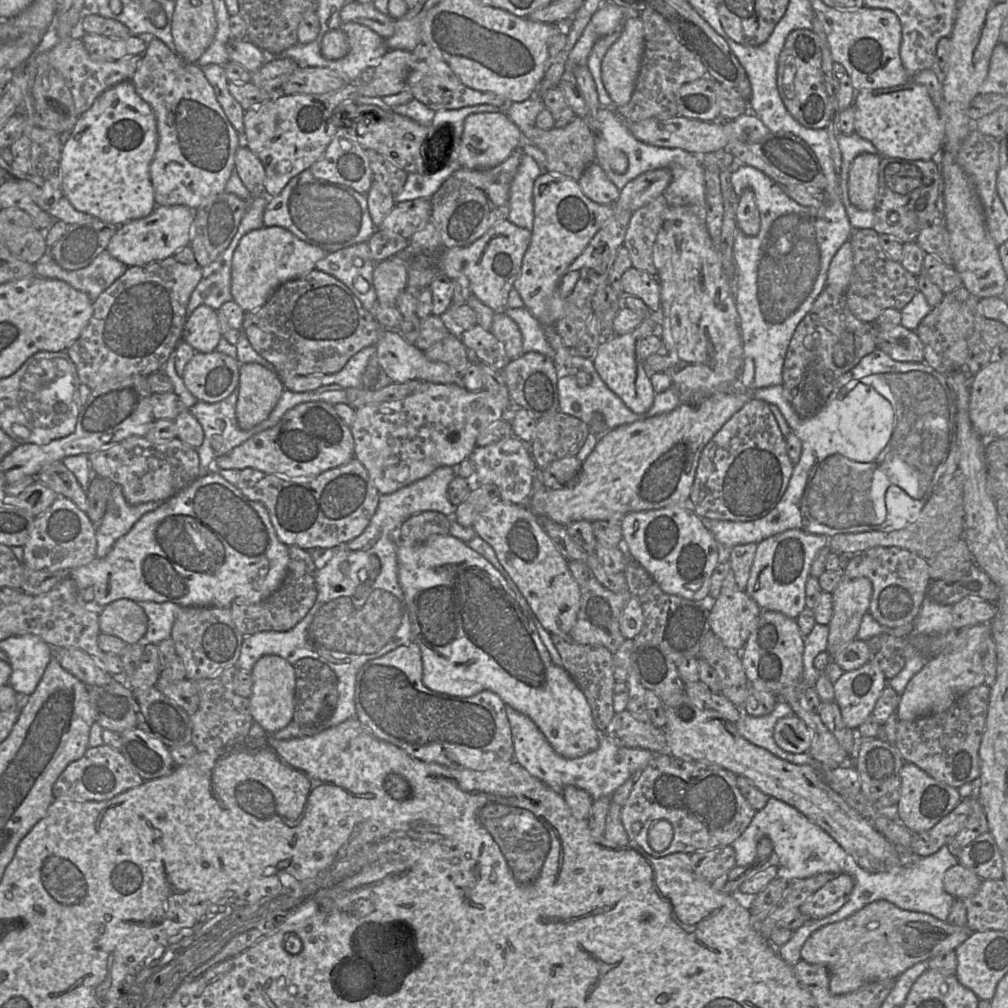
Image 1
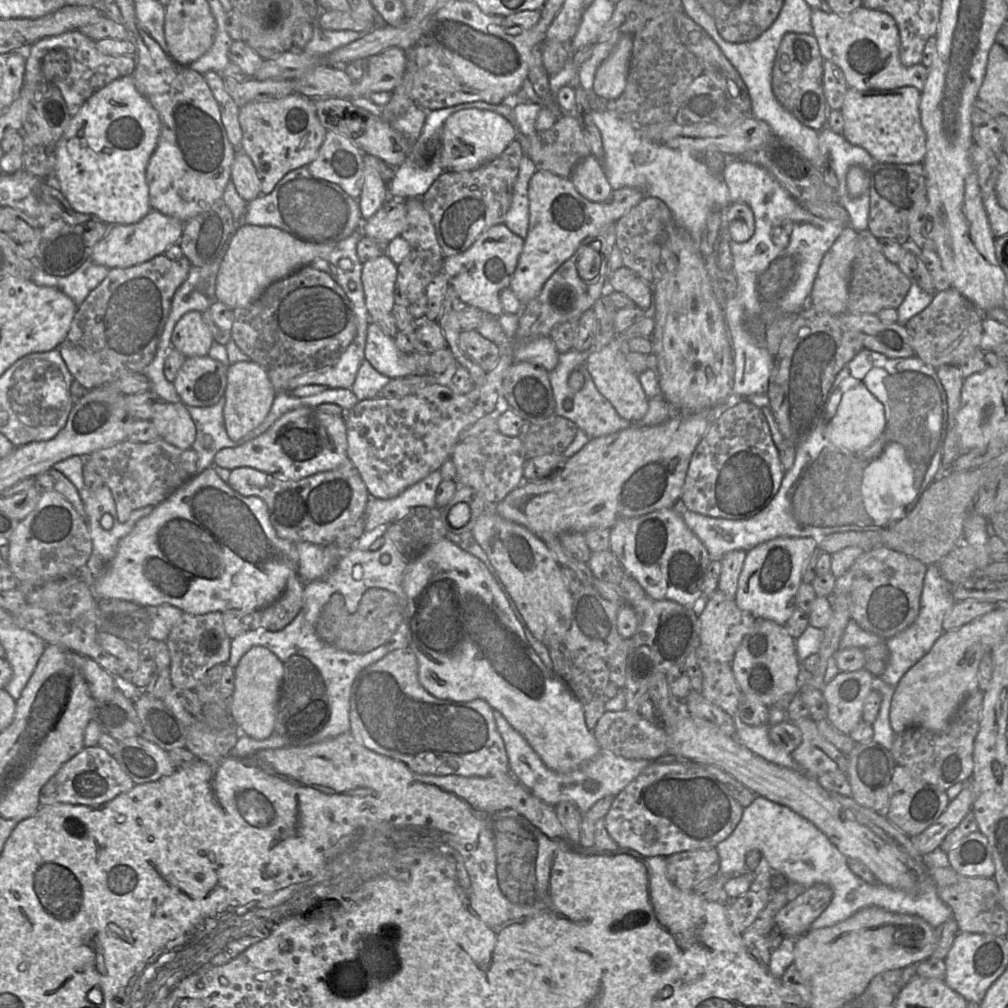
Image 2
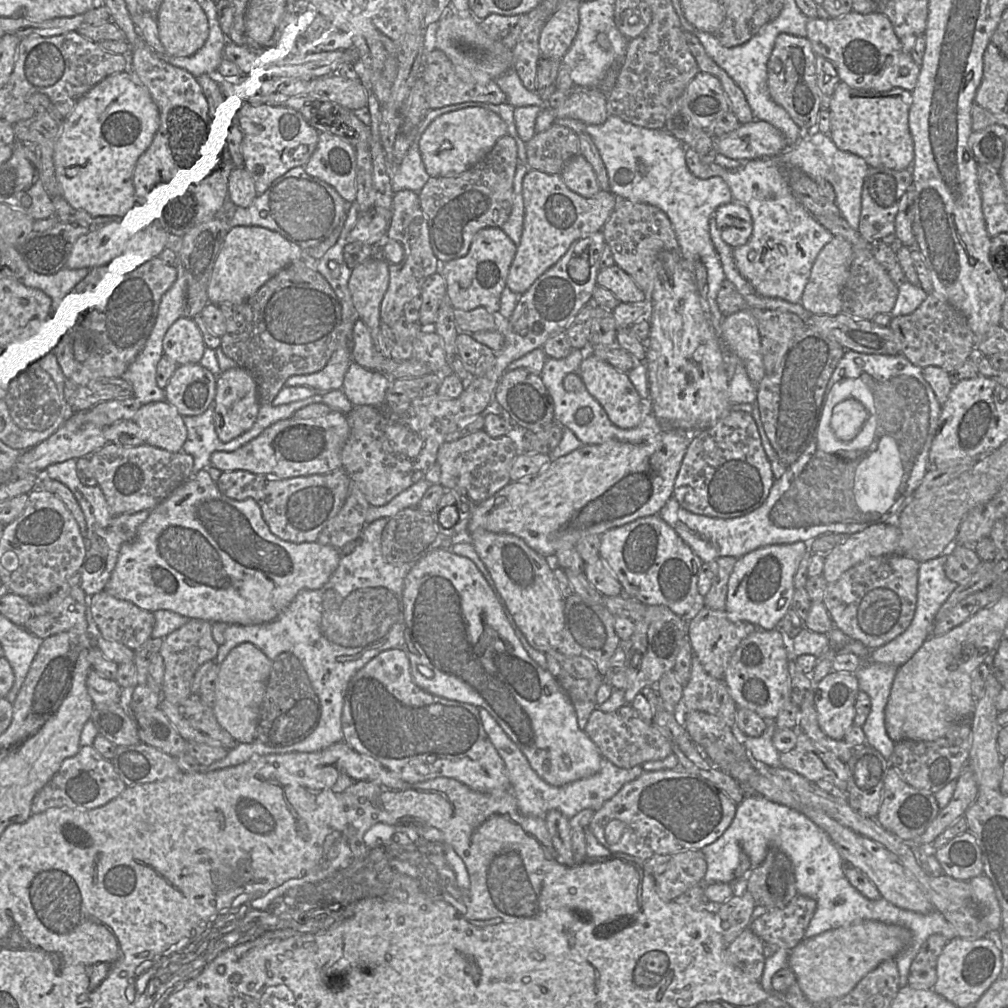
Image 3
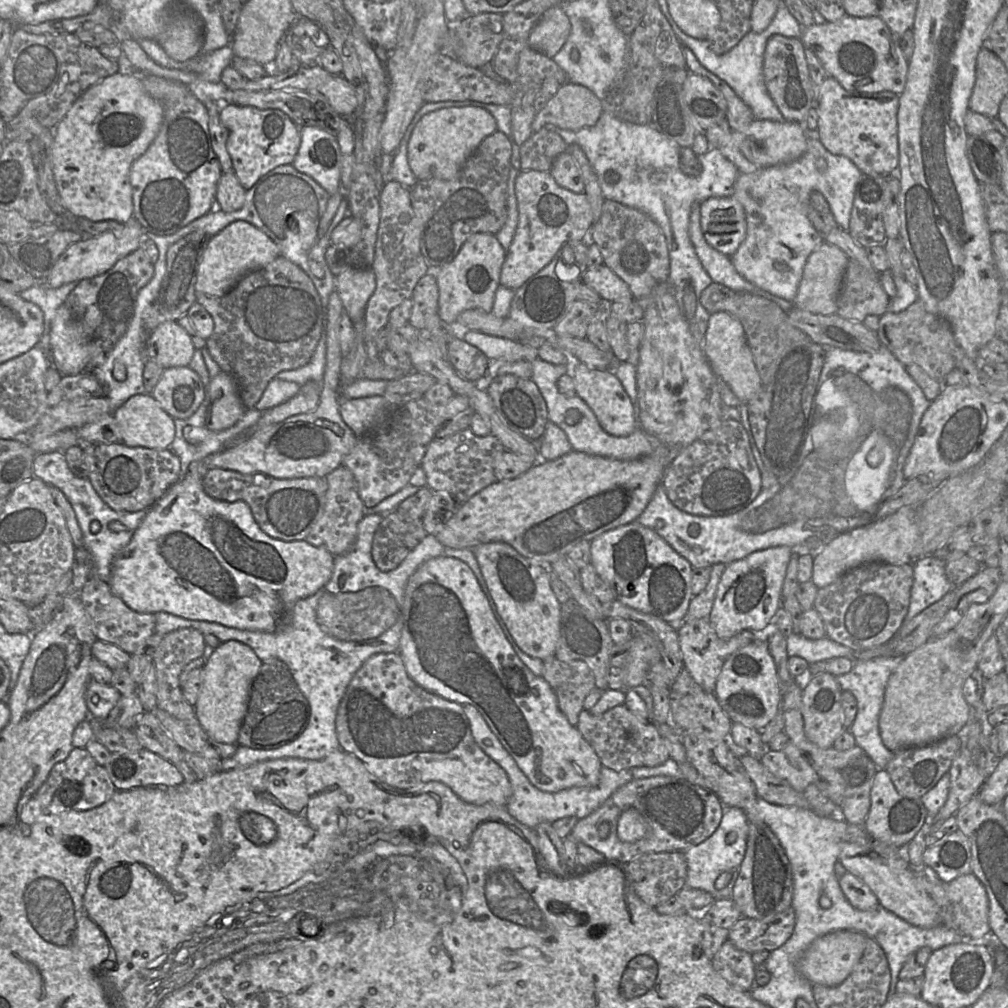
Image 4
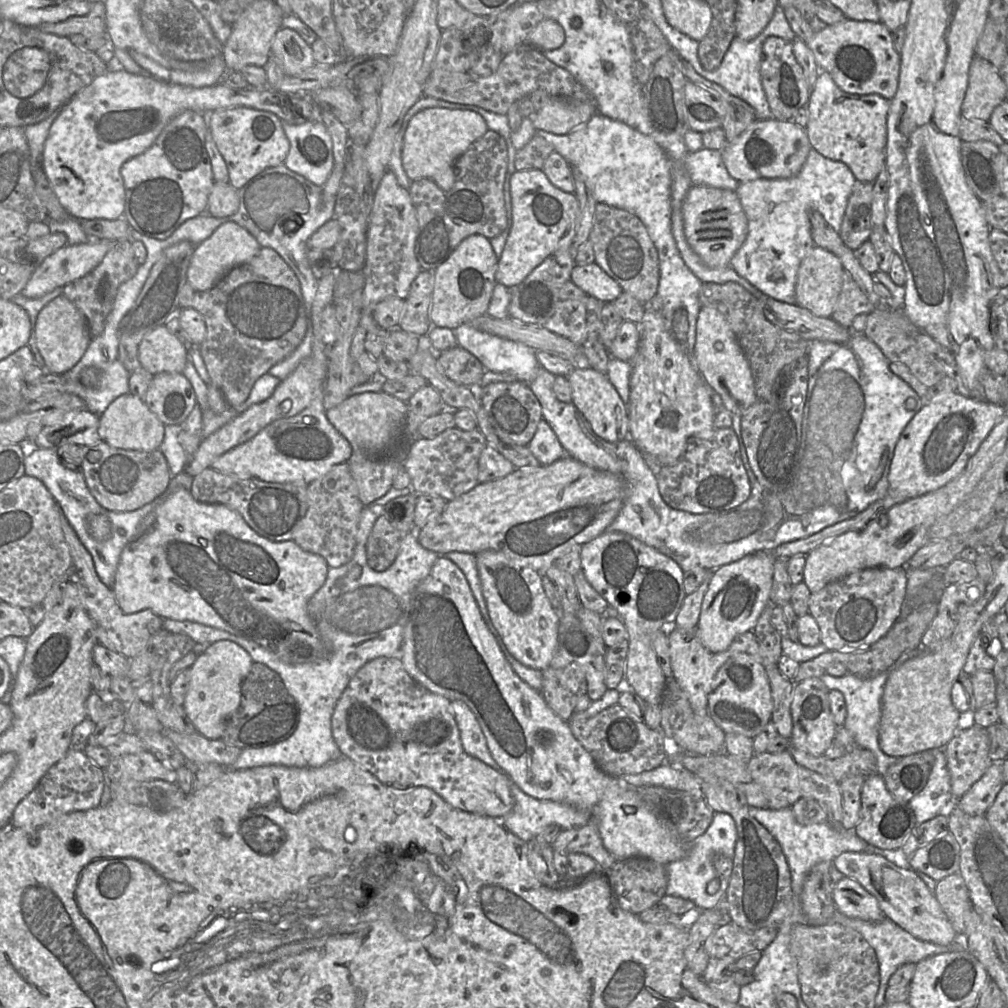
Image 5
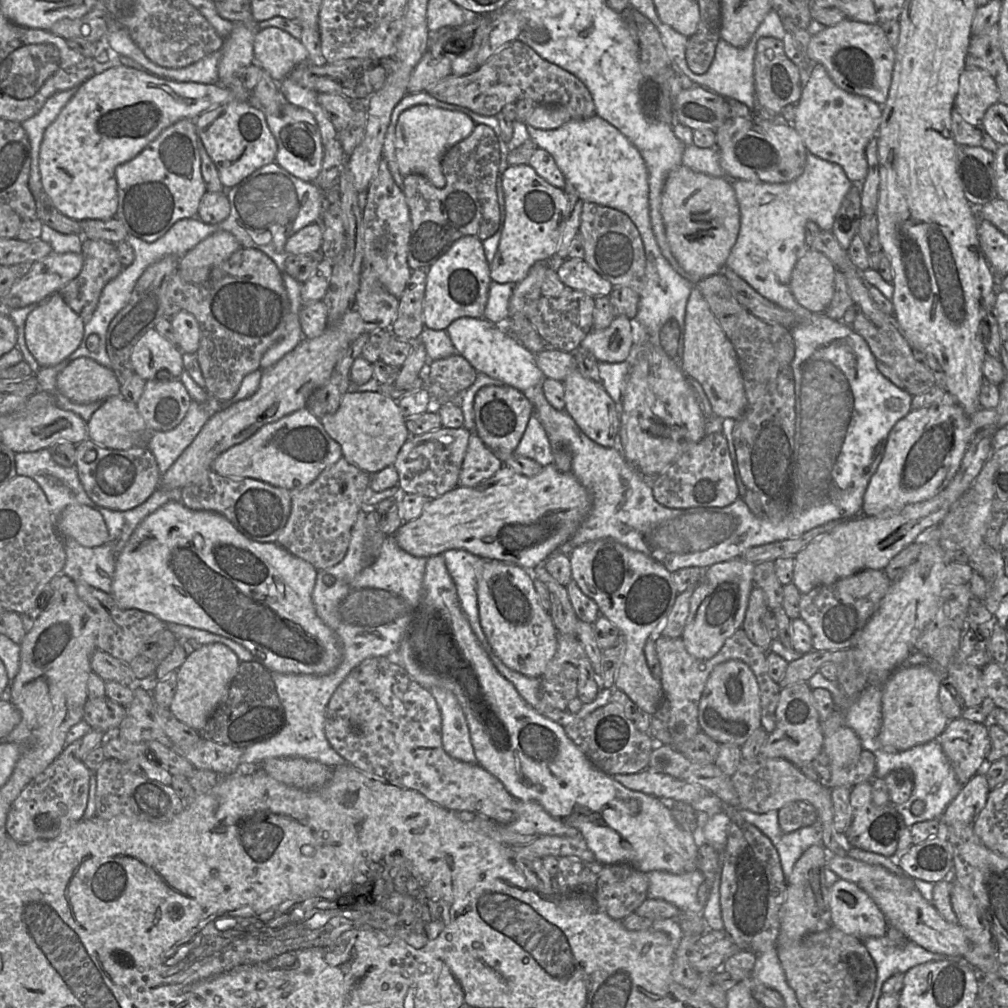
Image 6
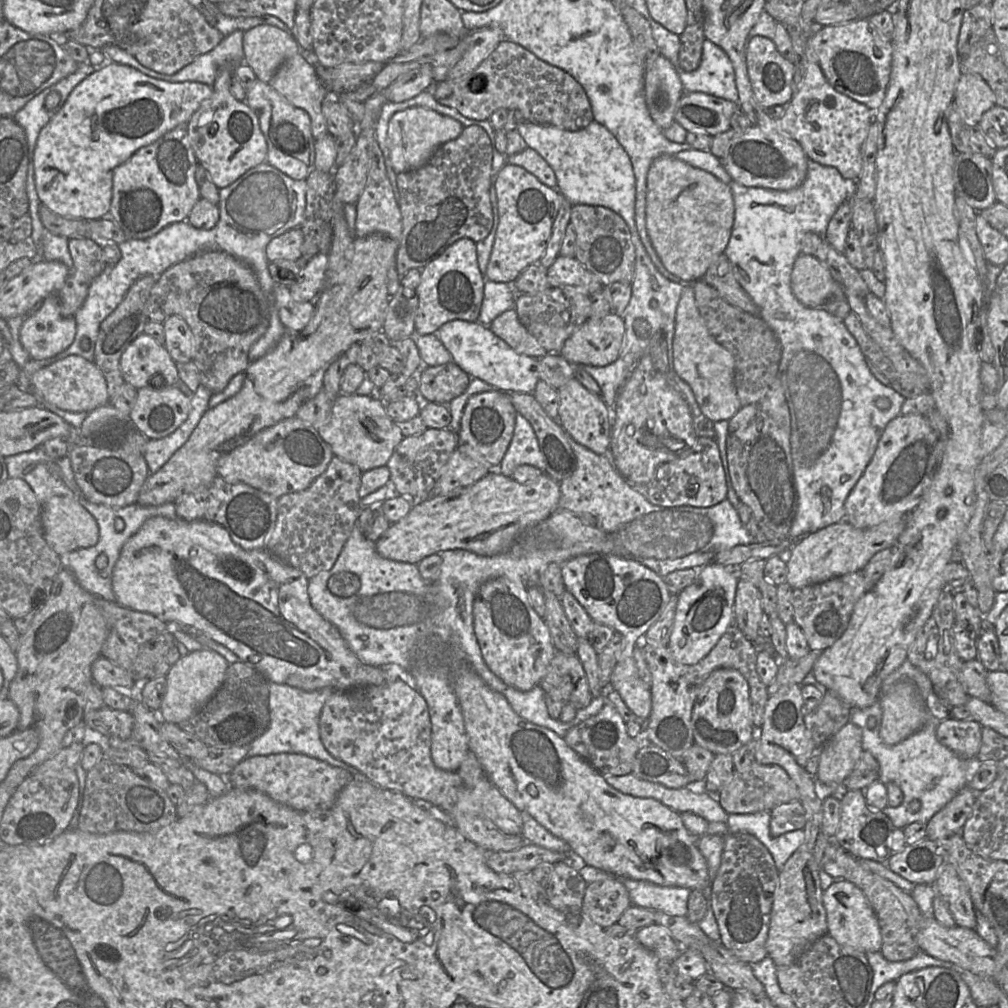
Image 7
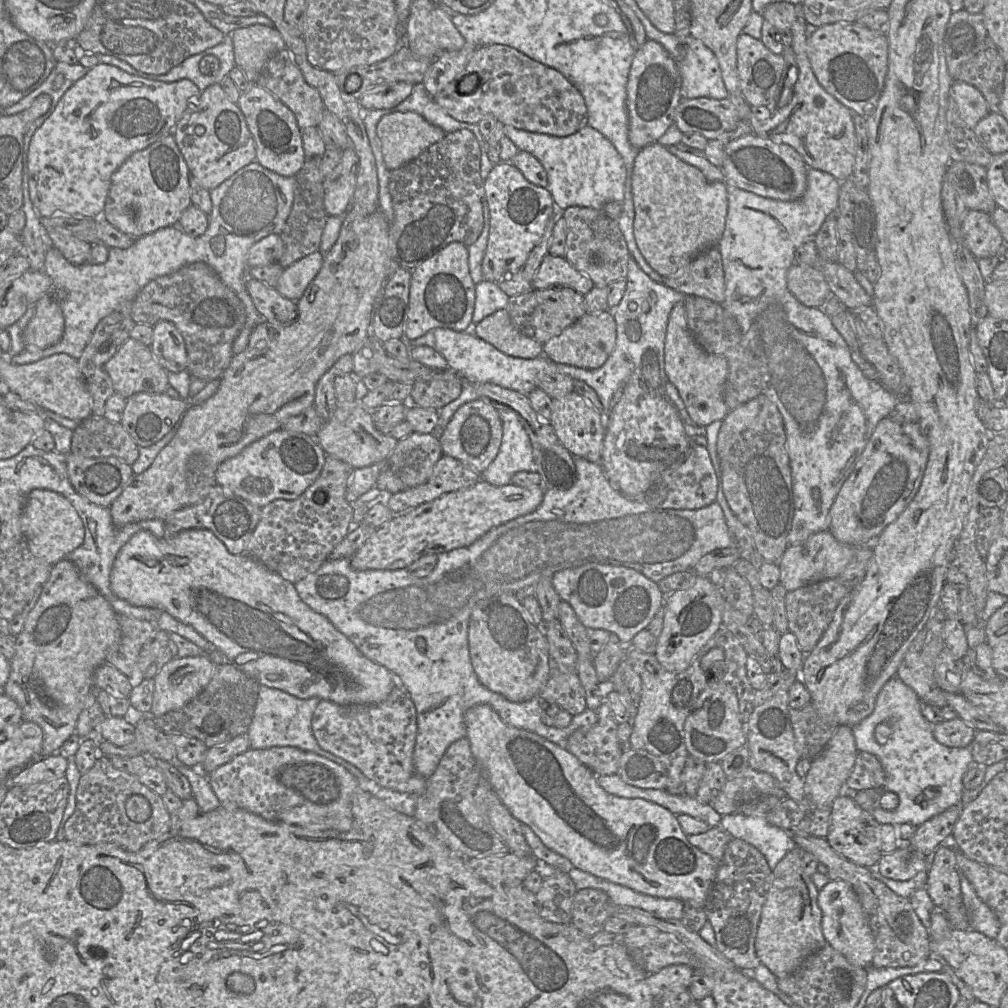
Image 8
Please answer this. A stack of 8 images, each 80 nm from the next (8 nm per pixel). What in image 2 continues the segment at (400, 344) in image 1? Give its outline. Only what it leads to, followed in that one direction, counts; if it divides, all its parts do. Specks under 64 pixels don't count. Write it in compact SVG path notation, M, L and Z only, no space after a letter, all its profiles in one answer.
M376 323L367 328L364 353L365 360L390 379L428 374L408 353L400 351L395 338L385 334Z

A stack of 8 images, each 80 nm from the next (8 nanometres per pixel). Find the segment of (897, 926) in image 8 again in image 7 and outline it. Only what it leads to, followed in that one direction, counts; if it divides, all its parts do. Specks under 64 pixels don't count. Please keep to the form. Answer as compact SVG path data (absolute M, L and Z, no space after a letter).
M837 844L833 861L844 870L844 879L862 890L874 910L882 937L880 951L885 959L896 962L914 957L920 951L916 942L916 933L919 930L922 913L912 896L886 878L864 868L857 858L839 848Z

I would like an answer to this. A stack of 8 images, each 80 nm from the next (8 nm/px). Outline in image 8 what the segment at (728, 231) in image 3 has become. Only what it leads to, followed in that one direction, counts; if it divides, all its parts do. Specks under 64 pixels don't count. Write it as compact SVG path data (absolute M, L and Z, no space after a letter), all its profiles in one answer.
M657 142L639 150L631 176L634 206L633 234L641 255L650 267L666 277L680 276L687 265L700 253L717 247L726 226L728 193L725 181L710 181L697 167L692 166Z

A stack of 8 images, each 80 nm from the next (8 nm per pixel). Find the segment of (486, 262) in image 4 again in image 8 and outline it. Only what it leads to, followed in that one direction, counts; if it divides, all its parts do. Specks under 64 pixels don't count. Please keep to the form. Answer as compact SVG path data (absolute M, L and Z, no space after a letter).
M452 242L436 255L411 270L408 311L404 327L407 341L436 328L471 332L475 286L468 265L468 246Z

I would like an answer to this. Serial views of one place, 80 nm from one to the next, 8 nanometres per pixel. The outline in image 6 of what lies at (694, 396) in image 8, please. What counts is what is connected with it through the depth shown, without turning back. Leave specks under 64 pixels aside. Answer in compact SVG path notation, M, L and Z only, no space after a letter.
M693 284L686 305L681 367L687 377L702 386L714 415L737 419L748 407L736 351L696 284Z

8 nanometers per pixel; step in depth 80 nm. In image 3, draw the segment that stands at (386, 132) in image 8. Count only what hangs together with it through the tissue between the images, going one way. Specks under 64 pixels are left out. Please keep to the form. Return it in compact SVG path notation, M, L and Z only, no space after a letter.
M472 106L435 118L420 135L418 146L425 170L430 177L453 177L481 161L504 135L507 135L506 124L497 114Z

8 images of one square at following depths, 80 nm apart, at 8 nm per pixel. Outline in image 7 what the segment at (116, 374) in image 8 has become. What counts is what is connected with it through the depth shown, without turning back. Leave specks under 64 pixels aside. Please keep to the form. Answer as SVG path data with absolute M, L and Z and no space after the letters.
M145 333L140 334L124 351L120 368L125 383L136 389L149 385L156 374L163 376L163 387L174 386L179 381L177 363L164 344Z

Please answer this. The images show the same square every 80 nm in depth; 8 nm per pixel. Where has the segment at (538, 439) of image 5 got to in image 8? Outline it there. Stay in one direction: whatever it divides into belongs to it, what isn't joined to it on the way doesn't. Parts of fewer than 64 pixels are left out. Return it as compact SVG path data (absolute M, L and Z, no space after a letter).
M496 405L502 423L503 435L499 452L481 479L495 486L511 483L516 472L536 472L530 438L518 415L504 405Z

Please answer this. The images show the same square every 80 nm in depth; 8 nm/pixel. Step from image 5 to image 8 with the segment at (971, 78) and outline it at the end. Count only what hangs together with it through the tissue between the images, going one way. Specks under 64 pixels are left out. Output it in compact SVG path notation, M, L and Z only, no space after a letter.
M954 81L949 91L960 118L966 126L973 128L990 111L982 93L974 86Z

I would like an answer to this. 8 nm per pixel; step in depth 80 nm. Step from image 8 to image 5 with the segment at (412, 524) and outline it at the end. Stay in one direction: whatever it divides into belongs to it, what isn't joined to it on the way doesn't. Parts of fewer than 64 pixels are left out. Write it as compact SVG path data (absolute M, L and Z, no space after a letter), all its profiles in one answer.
M564 456L549 465L516 469L503 478L478 484L469 492L449 501L440 514L424 527L416 529L416 538L422 547L439 555L453 551L476 555L485 550L494 550L523 567L543 574L566 552L606 533L619 514L624 499L625 482L620 476Z

